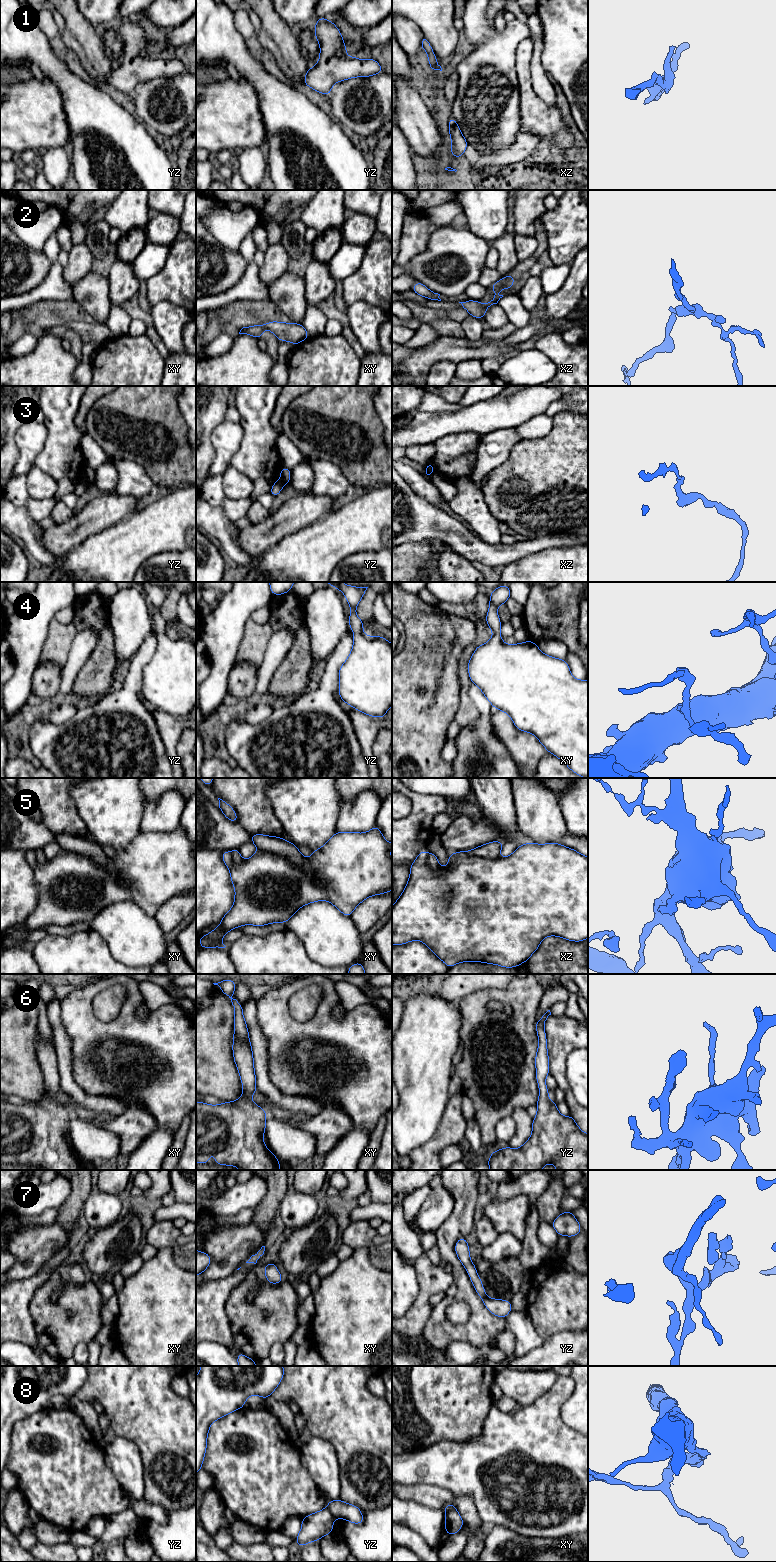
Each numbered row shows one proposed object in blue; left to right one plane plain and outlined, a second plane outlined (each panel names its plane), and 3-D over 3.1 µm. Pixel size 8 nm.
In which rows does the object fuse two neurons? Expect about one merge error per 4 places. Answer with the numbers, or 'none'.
3, 5, 8

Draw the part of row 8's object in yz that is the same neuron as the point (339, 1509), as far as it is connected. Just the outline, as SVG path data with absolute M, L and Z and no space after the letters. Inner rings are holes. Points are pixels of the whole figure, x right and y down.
M340 1498L337 1500L329 1500L327 1508L334 1518L341 1518L353 1524L364 1523L361 1509L355 1505L343 1502Z

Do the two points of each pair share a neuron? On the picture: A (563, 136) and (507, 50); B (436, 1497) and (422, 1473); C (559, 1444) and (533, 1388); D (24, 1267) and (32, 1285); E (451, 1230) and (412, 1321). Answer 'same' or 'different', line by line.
A: different
B: different
C: different
D: different
E: different

